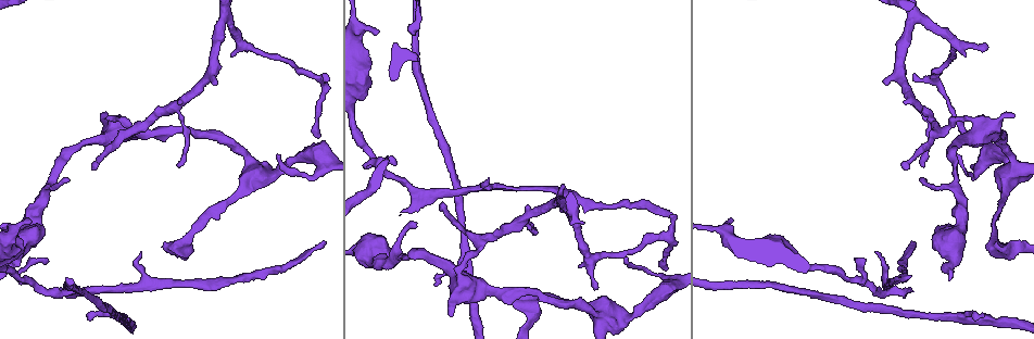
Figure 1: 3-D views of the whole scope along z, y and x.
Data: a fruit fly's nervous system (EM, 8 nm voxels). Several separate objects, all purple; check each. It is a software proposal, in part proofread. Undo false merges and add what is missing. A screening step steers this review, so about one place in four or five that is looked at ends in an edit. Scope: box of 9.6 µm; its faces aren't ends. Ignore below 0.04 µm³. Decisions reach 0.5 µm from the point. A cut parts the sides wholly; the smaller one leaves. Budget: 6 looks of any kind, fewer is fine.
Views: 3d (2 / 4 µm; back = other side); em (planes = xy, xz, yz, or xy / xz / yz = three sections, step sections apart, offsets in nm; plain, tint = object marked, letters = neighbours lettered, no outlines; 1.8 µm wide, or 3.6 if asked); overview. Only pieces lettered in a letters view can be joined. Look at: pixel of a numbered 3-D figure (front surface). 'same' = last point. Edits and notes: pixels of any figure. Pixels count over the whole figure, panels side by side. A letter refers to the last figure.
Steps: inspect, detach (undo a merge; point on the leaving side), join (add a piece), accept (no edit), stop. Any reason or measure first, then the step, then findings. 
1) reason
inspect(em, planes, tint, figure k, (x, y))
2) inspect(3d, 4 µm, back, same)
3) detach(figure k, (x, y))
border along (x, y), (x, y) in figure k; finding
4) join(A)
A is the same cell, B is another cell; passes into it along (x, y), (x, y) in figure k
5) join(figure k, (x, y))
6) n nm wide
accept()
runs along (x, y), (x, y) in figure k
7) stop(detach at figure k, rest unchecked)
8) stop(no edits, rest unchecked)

branch stops here
inspect(em, yz, step 16, tint, figure 1, (31, 221))

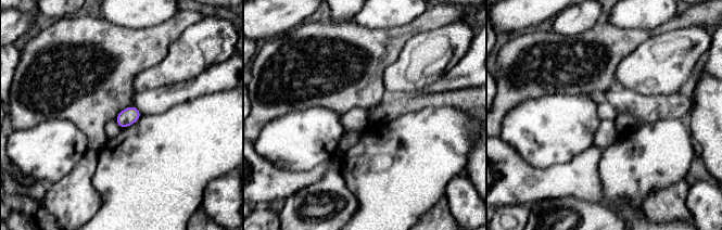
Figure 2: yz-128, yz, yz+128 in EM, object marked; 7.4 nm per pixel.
inspect(em, planes, letters, same)

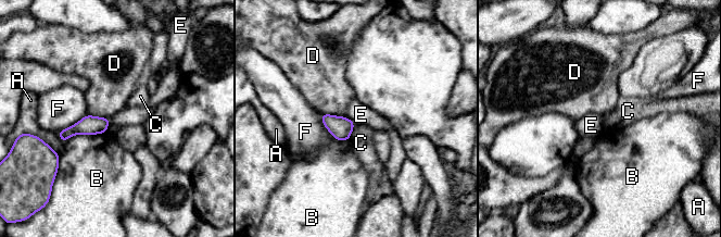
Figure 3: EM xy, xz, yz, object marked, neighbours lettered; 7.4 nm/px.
accept()
A, B, C, D, E and F are other cells; border along (110, 117), (110, 124), (105, 132) in figure 3; no lettered piece goes on from it

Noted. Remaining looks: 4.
branch stops here
inspect(em, 3.6 µm, planes, letters, figure 1, (402, 212))

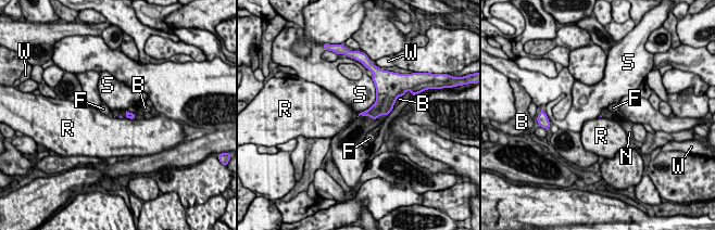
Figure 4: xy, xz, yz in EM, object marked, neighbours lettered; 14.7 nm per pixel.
join(N)
N is the same cell, B, F, R, S and W are other cells; the neuron continues

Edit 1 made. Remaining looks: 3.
redraw
inspect(overview)

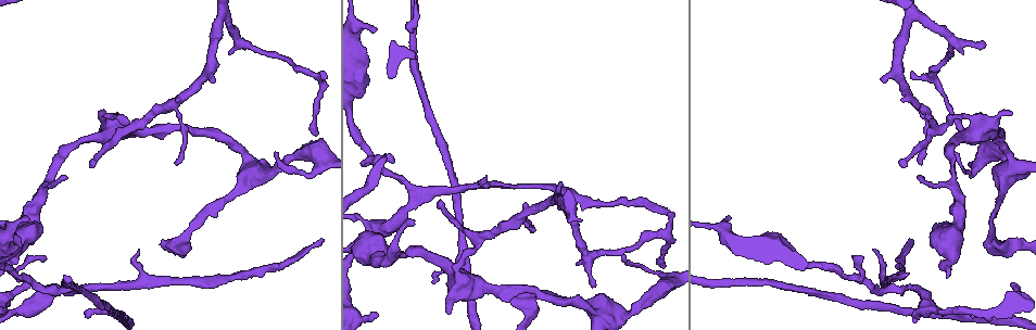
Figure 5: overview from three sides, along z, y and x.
branch stops here
inspect(3d, 4 µm, figure 5, (375, 314))

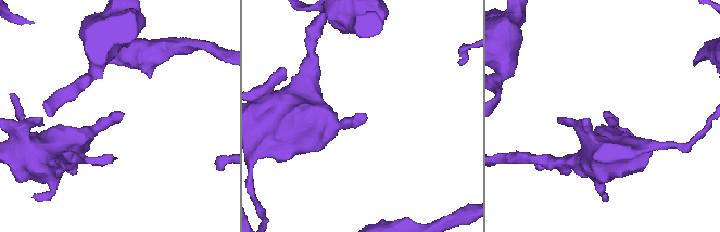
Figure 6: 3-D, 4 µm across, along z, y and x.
inspect(em, planes, letters, figure 6, (605, 115))

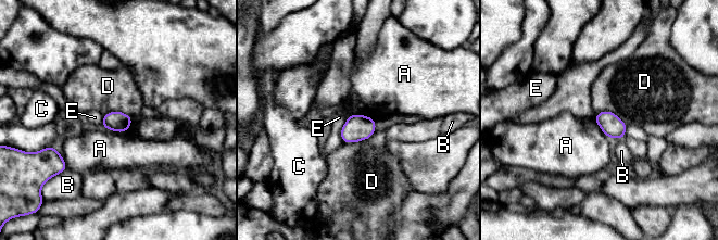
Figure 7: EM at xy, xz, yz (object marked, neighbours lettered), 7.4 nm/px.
accept()
A, B, C, D and E are other cells; border along (100, 126), (116, 131), (129, 128) in figure 7; no lettered piece goes on from it

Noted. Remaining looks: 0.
stop(join at figure 4, rest unchecked)

